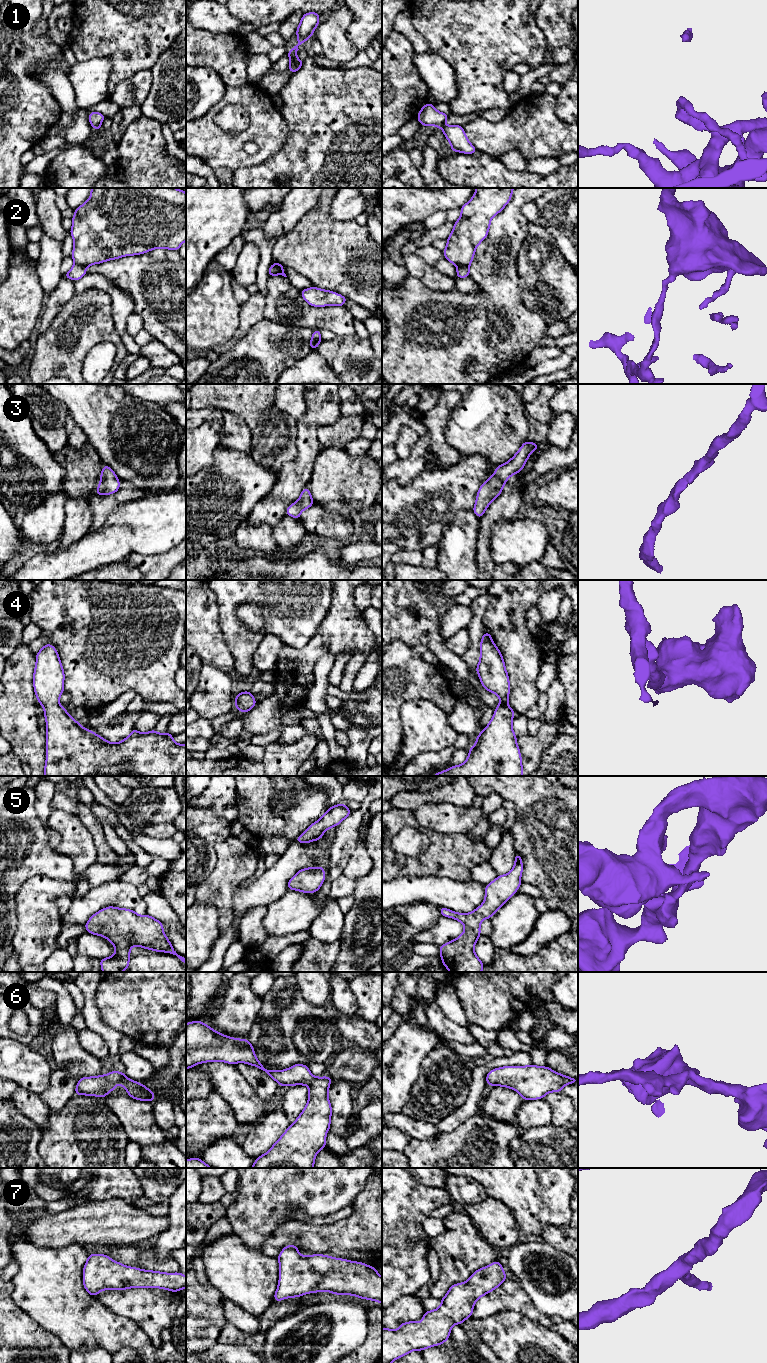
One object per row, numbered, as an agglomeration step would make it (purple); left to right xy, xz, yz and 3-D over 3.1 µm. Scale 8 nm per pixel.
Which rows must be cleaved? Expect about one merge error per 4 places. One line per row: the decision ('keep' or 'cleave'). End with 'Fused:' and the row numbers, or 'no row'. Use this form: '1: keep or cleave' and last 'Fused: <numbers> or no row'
1: keep
2: cleave
3: keep
4: keep
5: keep
6: keep
7: keep
Fused: 2

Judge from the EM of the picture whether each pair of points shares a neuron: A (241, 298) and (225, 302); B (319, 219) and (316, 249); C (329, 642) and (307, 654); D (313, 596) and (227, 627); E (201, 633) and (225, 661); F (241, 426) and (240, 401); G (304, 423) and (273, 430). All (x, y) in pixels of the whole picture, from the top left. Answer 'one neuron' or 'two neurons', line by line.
A: two neurons
B: one neuron
C: one neuron
D: one neuron
E: one neuron
F: two neurons
G: two neurons

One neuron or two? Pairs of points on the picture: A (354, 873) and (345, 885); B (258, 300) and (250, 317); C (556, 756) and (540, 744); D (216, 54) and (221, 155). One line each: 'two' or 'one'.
A: two
B: one
C: two
D: one

